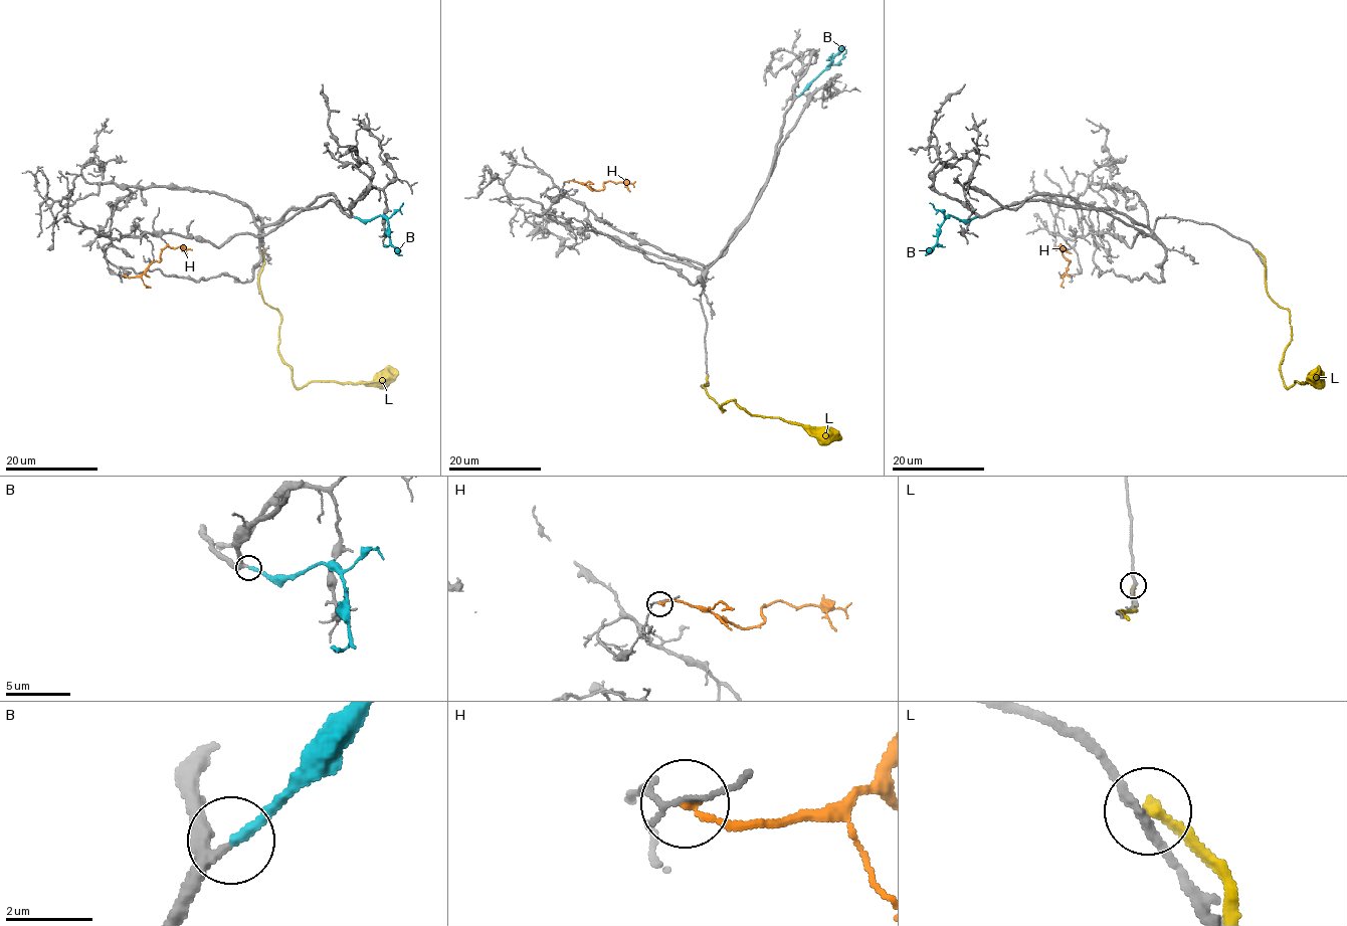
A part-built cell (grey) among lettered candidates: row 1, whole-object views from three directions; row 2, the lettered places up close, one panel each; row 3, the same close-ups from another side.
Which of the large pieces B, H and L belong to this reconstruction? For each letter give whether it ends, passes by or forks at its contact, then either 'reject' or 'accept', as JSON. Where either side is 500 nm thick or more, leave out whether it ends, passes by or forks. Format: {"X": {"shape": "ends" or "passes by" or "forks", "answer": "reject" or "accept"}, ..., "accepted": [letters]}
{"B": {"shape": "ends", "answer": "accept"}, "H": {"shape": "ends", "answer": "reject"}, "L": {"shape": "ends", "answer": "reject"}, "accepted": ["B"]}

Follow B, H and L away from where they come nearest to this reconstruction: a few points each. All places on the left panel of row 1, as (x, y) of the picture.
B: (354, 216), (372, 220), (381, 215), (388, 226), (390, 244), (402, 254)
H: (124, 275), (139, 276), (152, 262), (159, 261), (161, 251), (168, 245), (192, 249)
L: (263, 250), (260, 292), (280, 316), (279, 357), (297, 387), (310, 382), (385, 380), (397, 370)

